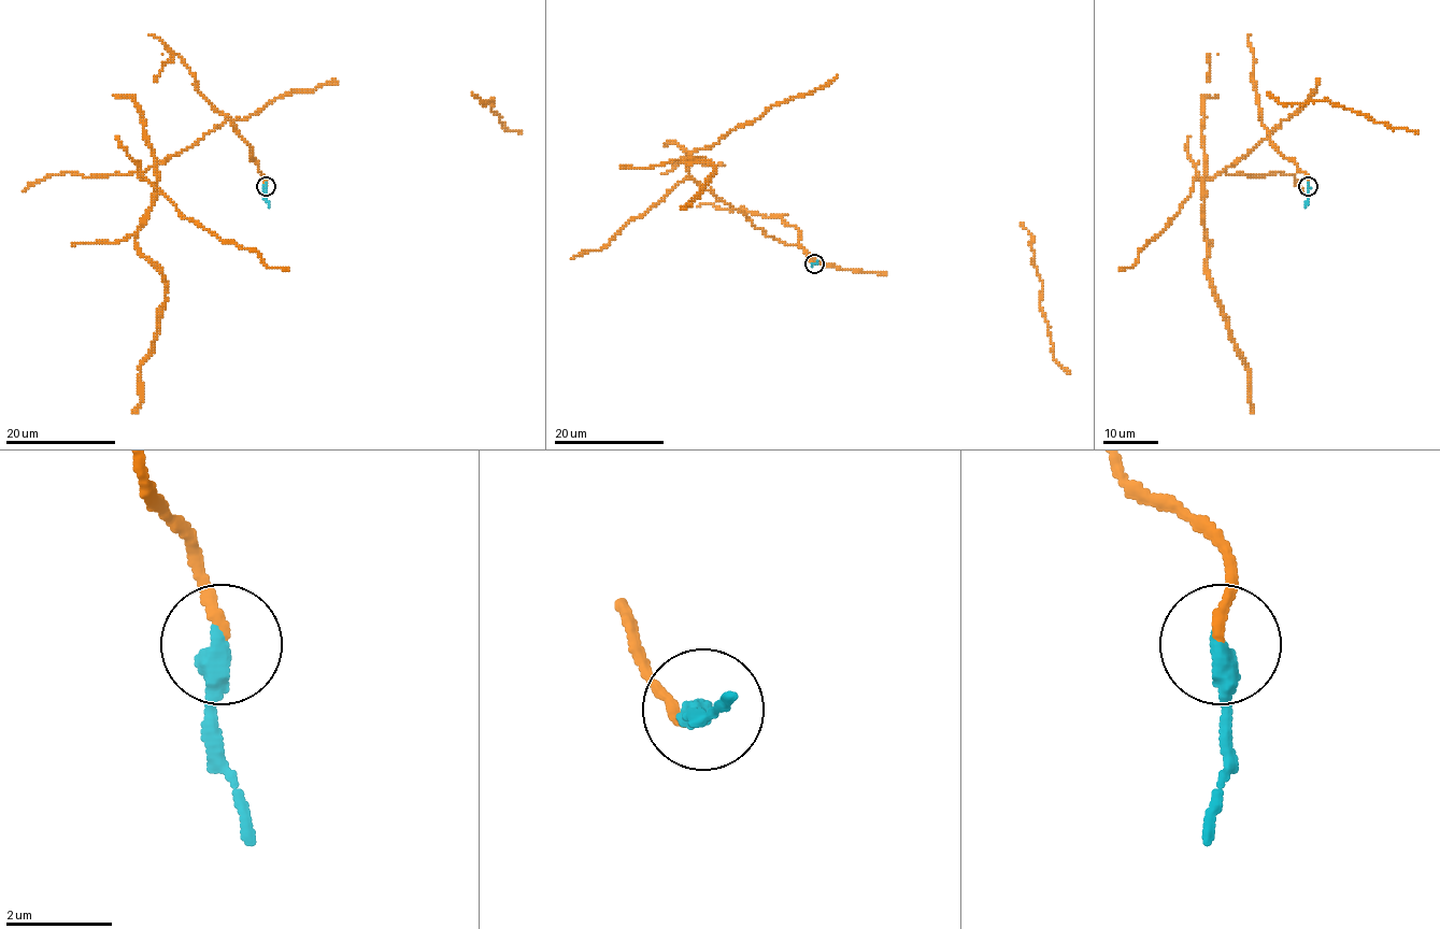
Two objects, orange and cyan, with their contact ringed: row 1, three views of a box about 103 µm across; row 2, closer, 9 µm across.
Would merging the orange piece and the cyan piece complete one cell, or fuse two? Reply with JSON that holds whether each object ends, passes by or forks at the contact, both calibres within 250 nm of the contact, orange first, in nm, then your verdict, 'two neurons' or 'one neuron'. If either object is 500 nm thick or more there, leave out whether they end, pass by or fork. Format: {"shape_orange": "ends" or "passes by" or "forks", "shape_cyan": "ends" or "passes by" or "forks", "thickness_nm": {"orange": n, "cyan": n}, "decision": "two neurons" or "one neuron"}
{"shape_orange": "ends", "shape_cyan": "ends", "thickness_nm": {"orange": 200, "cyan": 440}, "decision": "one neuron"}

